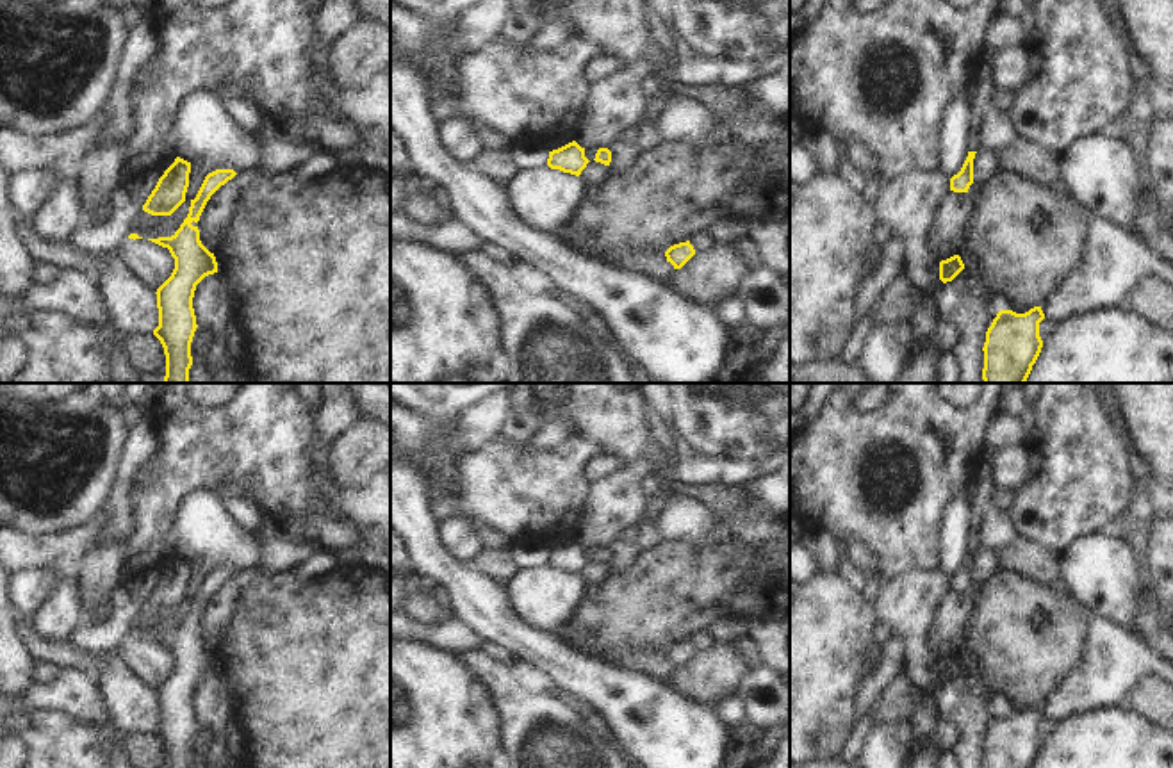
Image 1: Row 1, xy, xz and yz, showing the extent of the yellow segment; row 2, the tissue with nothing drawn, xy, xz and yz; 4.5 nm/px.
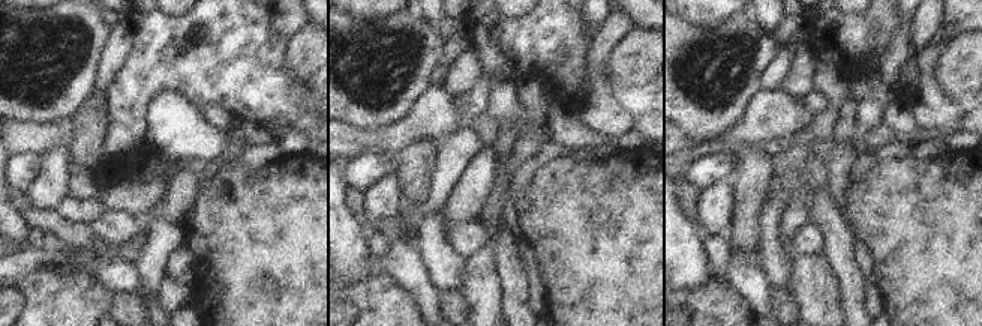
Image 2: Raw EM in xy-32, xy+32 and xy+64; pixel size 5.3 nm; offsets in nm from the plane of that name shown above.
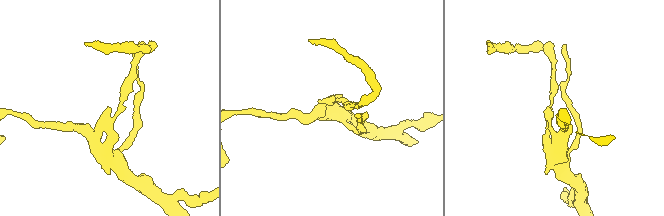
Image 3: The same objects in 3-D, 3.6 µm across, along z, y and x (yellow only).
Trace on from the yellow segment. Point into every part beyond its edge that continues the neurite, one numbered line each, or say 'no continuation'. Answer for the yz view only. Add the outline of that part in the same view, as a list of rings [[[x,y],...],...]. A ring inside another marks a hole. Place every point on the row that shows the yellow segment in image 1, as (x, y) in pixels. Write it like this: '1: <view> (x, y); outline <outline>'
no continuation

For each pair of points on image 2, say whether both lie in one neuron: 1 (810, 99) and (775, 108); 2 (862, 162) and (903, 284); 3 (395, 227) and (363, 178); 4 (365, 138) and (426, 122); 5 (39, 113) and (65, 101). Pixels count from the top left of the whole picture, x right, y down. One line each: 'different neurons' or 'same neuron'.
1: different neurons
2: different neurons
3: different neurons
4: same neuron
5: same neuron

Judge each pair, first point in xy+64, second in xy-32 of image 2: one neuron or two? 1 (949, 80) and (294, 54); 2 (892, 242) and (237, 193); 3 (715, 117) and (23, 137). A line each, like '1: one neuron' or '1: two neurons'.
1: one neuron
2: one neuron
3: two neurons

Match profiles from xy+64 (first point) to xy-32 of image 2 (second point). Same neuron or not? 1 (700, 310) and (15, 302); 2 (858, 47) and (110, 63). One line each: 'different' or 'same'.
1: different
2: different

